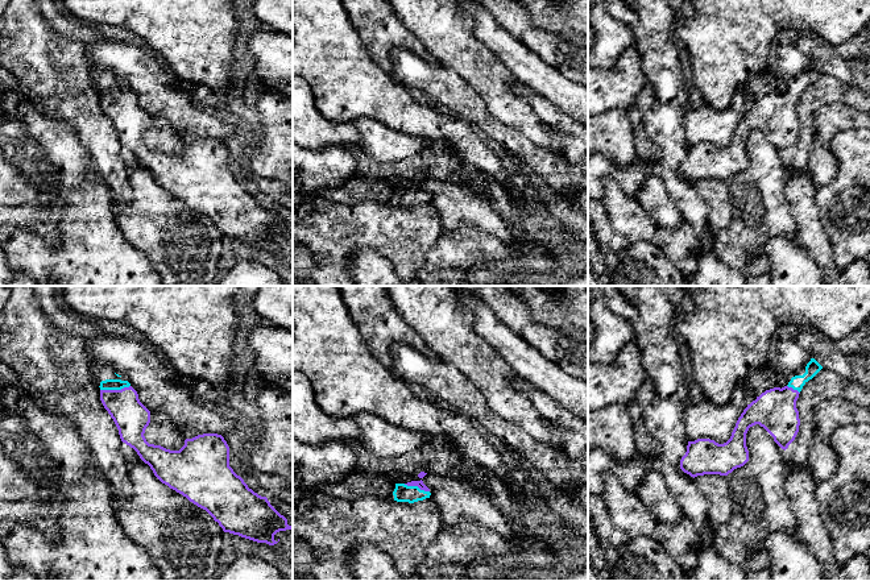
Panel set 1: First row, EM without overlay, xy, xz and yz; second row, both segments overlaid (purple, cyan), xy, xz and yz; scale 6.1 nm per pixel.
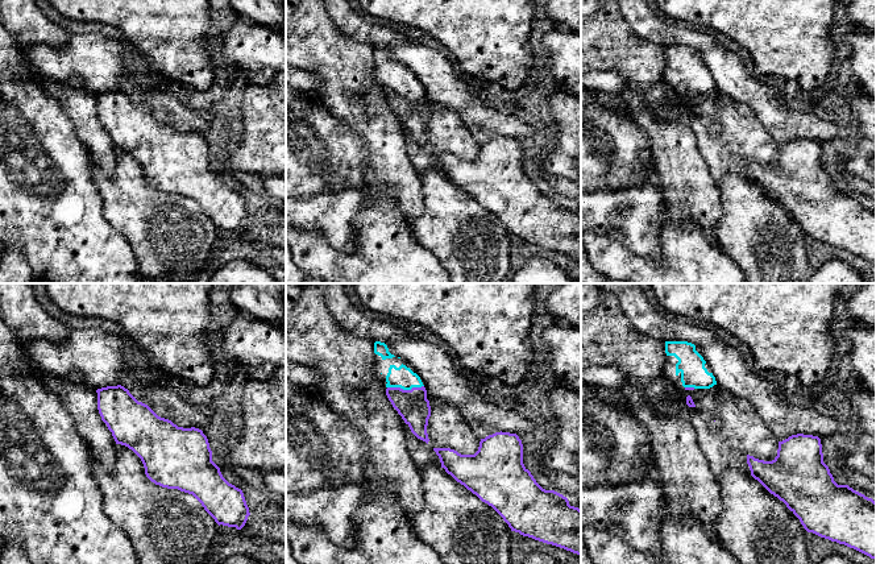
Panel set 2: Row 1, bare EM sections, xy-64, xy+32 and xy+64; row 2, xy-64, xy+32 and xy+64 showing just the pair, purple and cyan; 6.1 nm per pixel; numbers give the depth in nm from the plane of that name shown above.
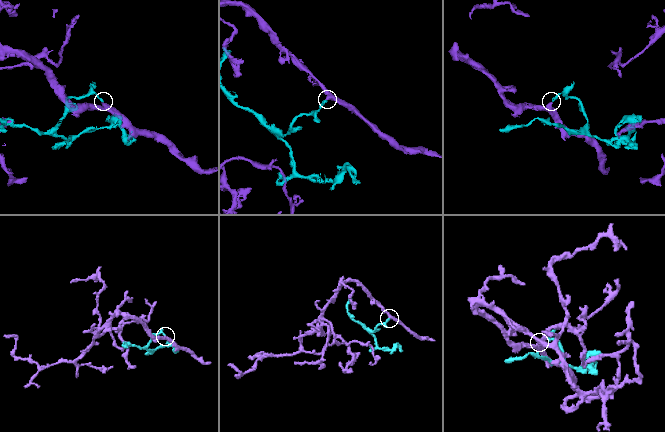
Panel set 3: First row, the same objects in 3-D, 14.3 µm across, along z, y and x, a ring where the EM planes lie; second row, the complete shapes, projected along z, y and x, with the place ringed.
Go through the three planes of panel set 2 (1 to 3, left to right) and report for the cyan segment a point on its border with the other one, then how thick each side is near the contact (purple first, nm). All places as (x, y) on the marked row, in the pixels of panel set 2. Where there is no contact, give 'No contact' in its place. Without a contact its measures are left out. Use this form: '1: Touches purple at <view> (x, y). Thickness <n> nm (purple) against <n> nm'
1: No contact
2: Touches purple at xy+32 (405, 390). Thickness 190 nm (purple) against 140 nm
3: Touches purple at xy+64 (690, 388). Thickness 20 nm (purple) against 160 nm

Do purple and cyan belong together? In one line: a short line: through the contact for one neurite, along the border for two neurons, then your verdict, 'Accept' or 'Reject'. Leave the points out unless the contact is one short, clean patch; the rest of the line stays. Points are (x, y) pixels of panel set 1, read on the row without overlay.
Line: xy (131, 121), (115, 95), (108, 88). Accept

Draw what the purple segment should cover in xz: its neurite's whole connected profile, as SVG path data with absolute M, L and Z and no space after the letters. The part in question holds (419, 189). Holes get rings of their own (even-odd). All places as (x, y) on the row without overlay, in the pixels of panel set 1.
M411 186L407 188L395 188L393 196L394 206L414 208L430 203L430 194L423 188L423 186Z

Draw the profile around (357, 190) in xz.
M360 178L348 180L344 186L335 188L323 188L320 195L335 204L356 206L359 203L373 200L388 203L393 199L395 188L388 179Z

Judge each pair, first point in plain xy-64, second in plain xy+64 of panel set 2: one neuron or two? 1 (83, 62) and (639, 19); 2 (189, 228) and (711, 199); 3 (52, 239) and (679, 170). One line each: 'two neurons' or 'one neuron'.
1: two neurons
2: two neurons
3: two neurons

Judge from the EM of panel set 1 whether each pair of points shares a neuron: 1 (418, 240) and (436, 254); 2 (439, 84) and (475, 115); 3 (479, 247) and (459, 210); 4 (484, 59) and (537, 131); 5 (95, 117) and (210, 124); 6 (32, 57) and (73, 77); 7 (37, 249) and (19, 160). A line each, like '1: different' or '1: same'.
1: different
2: same
3: different
4: same
5: different
6: same
7: same

